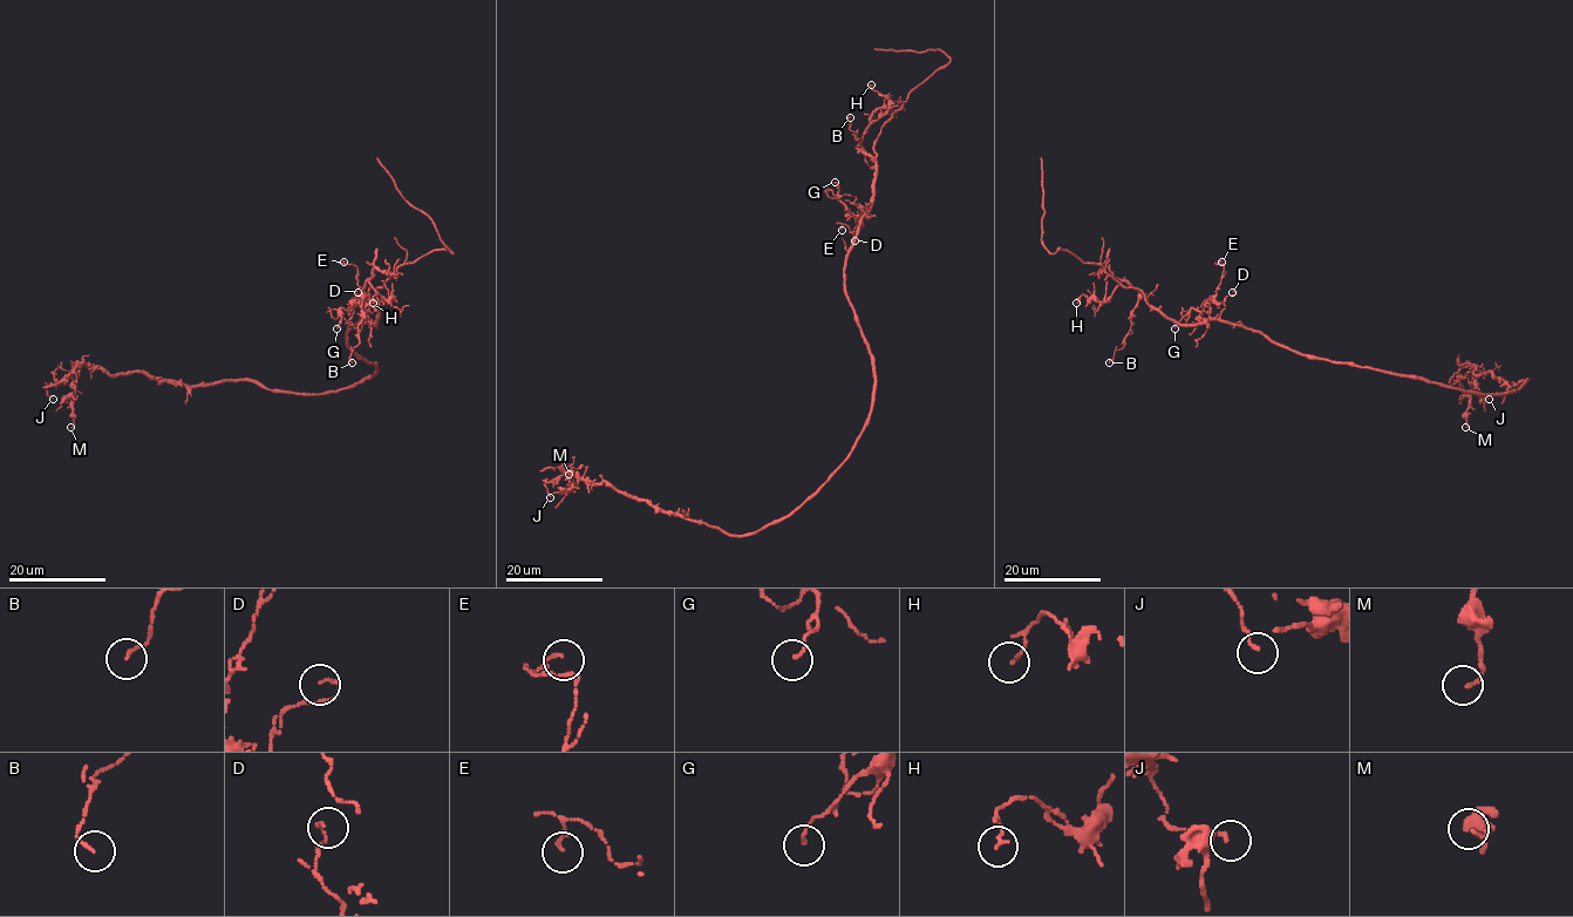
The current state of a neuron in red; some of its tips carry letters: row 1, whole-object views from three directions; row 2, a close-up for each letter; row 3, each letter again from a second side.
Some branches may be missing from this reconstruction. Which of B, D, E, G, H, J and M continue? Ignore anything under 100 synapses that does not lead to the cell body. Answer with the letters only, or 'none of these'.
none of these

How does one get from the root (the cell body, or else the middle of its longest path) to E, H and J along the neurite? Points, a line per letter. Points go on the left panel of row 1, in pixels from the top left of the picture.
E: (373, 364), (347, 346), (346, 334), (365, 316), (365, 305), (356, 278), (358, 267), (344, 262)
H: (373, 364), (346, 338), (361, 319), (375, 325), (367, 280), (390, 299), (375, 294), (373, 303)
J: (373, 364), (370, 377), (321, 393), (278, 392), (250, 380), (183, 385), (79, 365), (48, 387), (53, 399)

